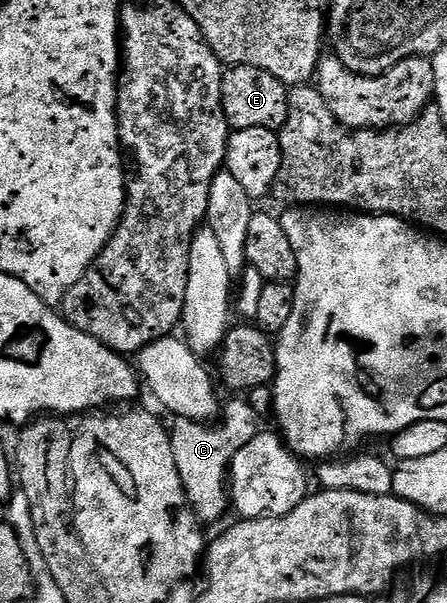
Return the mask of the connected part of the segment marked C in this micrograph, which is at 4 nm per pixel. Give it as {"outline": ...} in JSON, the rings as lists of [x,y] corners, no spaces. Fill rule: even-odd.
{"outline":[[[245,401],[224,402],[223,412],[216,423],[176,418],[169,429],[171,451],[175,451],[175,467],[179,467],[179,479],[183,479],[185,497],[193,514],[202,523],[217,521],[231,505],[231,493],[227,488],[227,470],[232,466],[235,455],[259,431],[257,413]]]}

